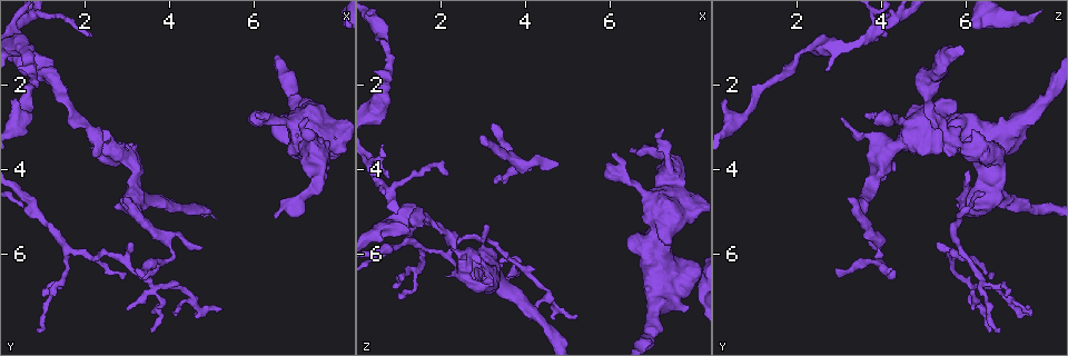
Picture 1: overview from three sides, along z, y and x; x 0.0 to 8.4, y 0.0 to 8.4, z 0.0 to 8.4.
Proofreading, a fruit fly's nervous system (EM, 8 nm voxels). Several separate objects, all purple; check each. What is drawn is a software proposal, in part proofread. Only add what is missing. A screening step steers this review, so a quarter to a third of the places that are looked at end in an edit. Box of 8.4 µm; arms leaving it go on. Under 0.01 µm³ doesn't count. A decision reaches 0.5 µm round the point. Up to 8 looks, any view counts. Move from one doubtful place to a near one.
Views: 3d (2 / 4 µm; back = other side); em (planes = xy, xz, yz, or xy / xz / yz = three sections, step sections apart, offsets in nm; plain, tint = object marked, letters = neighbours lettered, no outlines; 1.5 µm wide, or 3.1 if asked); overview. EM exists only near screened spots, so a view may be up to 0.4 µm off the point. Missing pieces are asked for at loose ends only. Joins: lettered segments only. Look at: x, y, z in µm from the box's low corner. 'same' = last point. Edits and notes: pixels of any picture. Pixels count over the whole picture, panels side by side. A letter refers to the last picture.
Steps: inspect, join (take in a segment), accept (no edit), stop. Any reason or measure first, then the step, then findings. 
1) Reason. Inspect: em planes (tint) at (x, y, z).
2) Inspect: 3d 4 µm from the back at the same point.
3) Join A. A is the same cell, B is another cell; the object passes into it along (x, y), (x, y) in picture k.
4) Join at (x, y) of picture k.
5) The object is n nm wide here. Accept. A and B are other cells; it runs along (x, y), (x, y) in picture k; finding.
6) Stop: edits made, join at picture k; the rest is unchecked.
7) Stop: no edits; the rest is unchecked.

Branch stops here. Inspect: em planes (plain) at (1.05, 6.95, 7.00).

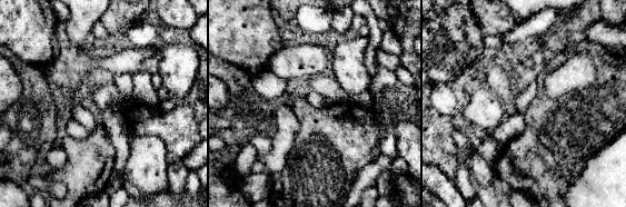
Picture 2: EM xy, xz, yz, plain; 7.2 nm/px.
Inspect: em planes (letters) at the same point.

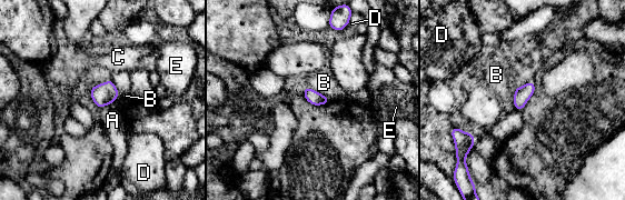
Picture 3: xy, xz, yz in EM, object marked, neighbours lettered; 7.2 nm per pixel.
The object is 100 nm wide here; the longest contact is with B, 220 nm. Accept. A, B, C, D and E are other cells; no lettered segment goes on from it.

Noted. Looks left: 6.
Stops while still wide. Inspect: em yz step 4 (plain) at (2.95, 4.85, 5.80).

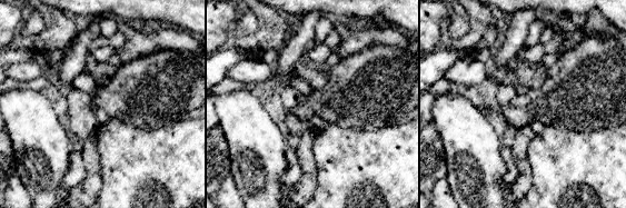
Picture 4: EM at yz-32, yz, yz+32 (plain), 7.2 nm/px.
Inspect: em yz step 4 (letters) at the same point.

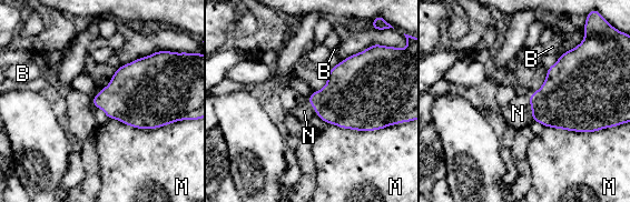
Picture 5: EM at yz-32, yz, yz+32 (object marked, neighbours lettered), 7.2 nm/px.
The longest contact is with M, 480 nm. Join N. N is the same cell, B and M are other cells; it goes on there.

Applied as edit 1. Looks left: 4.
Thin end. Inspect: 3d 2 µm from the back at (3.30, 6.40, 2.95).

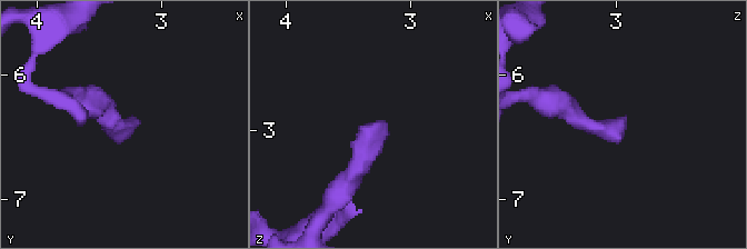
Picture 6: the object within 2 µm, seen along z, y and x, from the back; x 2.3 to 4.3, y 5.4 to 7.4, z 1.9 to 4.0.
Inspect: em yz step 8 (tint) at (3.26, 6.36, 2.92).

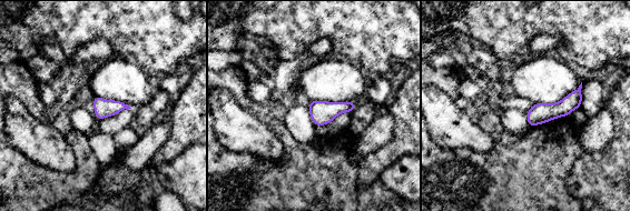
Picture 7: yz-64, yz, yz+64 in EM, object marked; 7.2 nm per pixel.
Inspect: em xy step 8 (letters) at the same point.

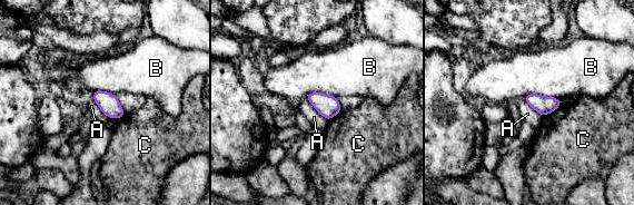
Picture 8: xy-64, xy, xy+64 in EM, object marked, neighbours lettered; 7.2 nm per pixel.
The longest contact is with B, 280 nm. Accept. A, B and C are other cells; a border runs along (522, 98), (542, 94), (561, 100) in picture 8; no lettered segment goes on from it.

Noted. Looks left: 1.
Stop: edits made, join at picture 5; the rest is unchecked.

